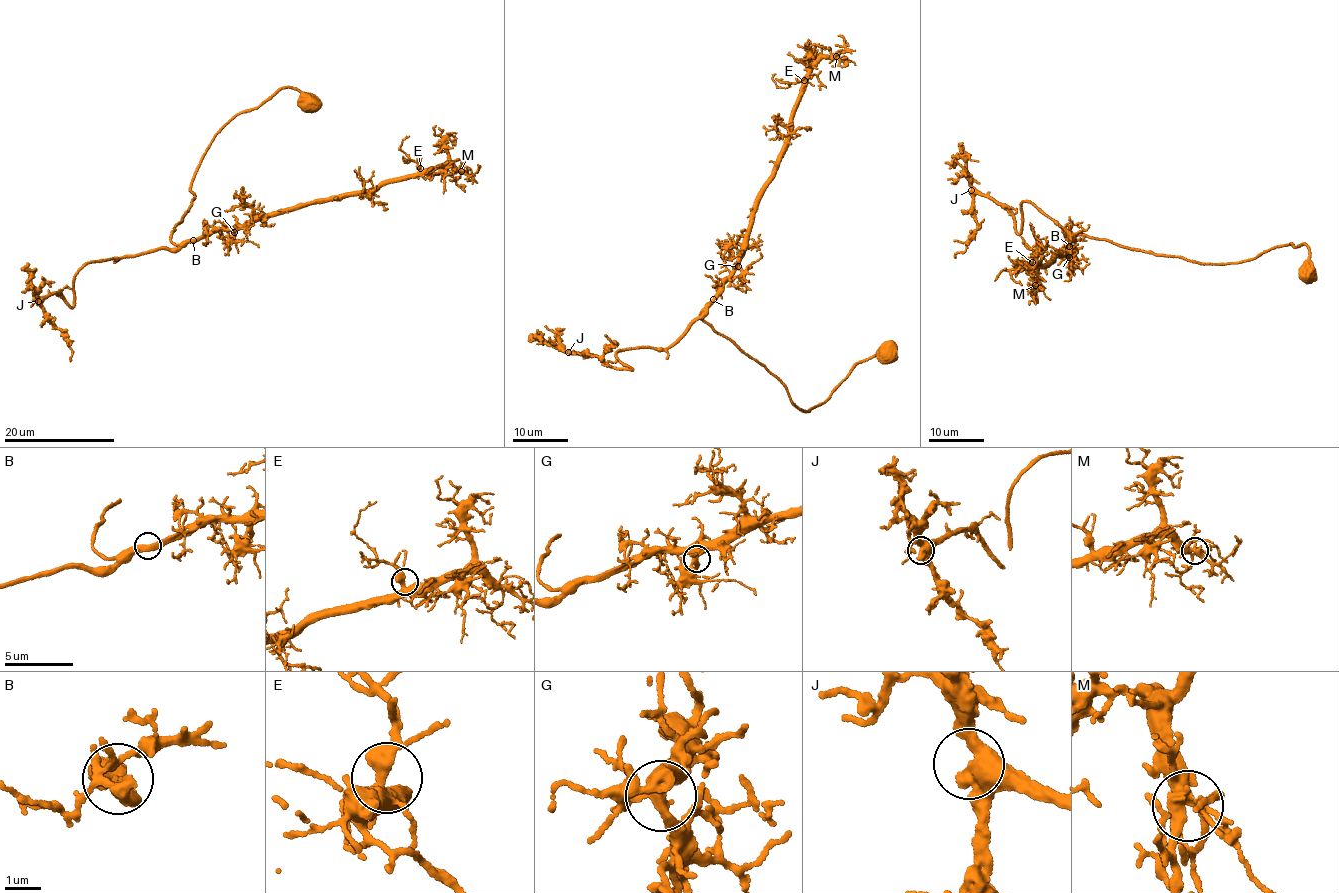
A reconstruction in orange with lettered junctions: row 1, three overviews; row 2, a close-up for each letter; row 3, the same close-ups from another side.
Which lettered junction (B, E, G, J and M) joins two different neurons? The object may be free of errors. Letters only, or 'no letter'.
no letter

